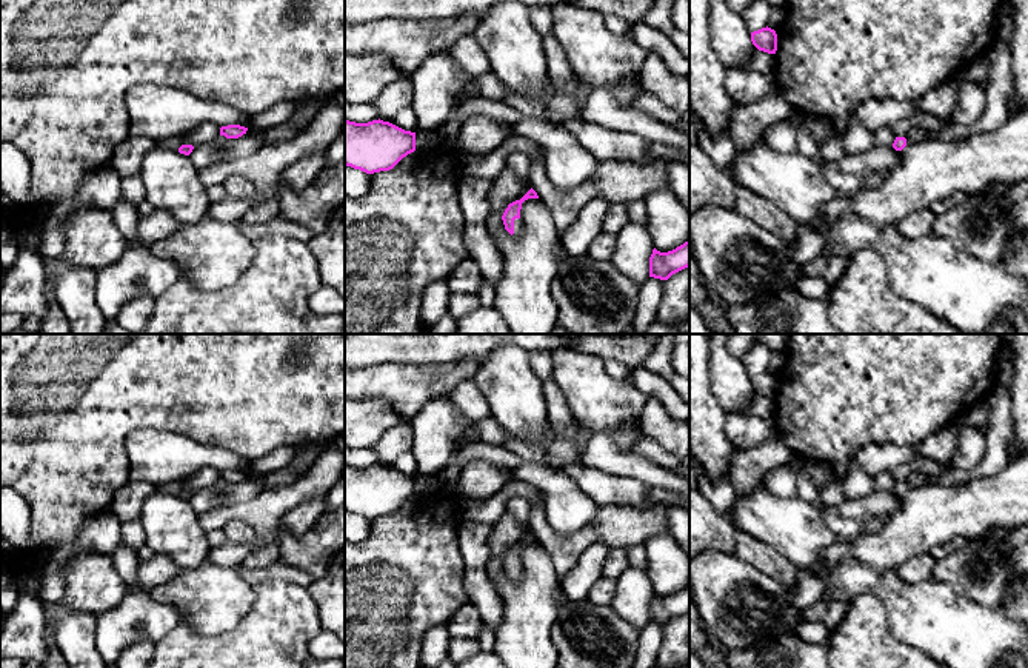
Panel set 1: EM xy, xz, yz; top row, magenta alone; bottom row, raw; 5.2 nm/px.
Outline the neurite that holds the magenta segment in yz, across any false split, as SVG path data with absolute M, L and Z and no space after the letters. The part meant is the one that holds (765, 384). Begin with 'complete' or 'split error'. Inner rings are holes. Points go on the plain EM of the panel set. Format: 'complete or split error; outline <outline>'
complete; outline M768 371L751 377L751 386L759 396L768 399L776 399L777 396L777 379Z

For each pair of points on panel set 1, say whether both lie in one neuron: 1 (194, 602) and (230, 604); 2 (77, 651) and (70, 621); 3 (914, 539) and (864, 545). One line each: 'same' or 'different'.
1: same
2: same
3: same

